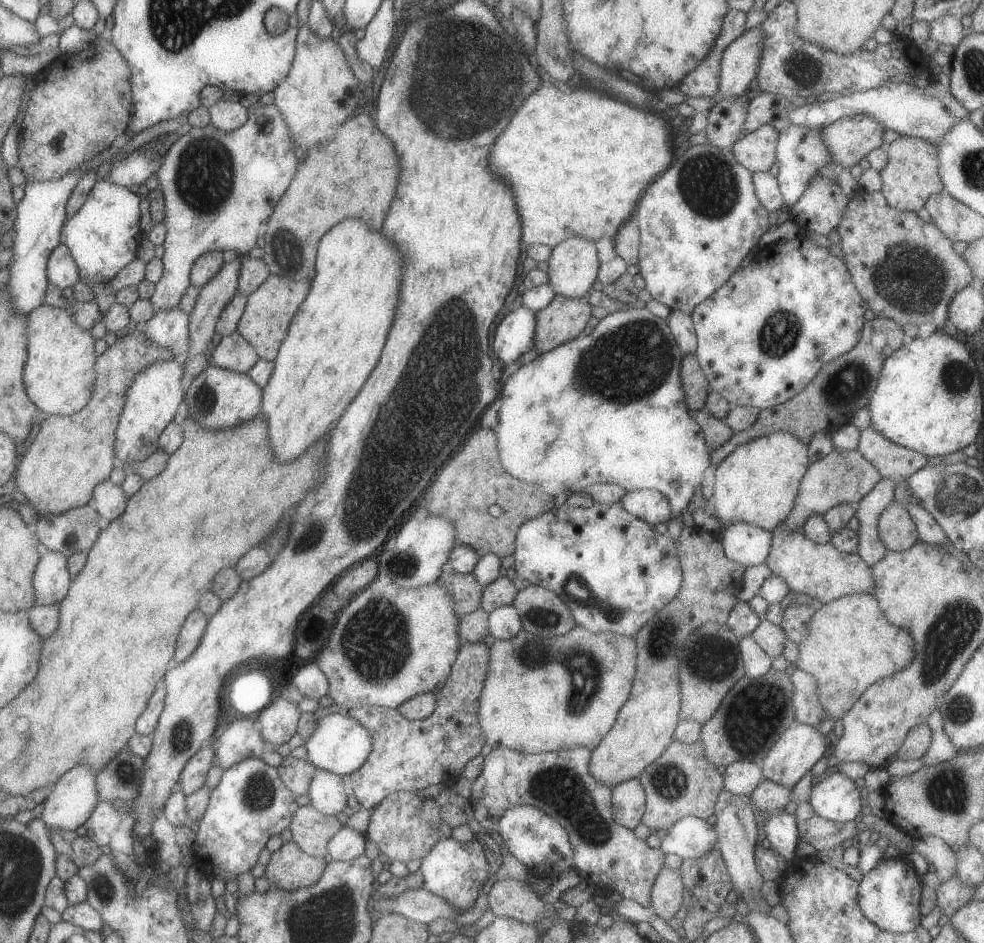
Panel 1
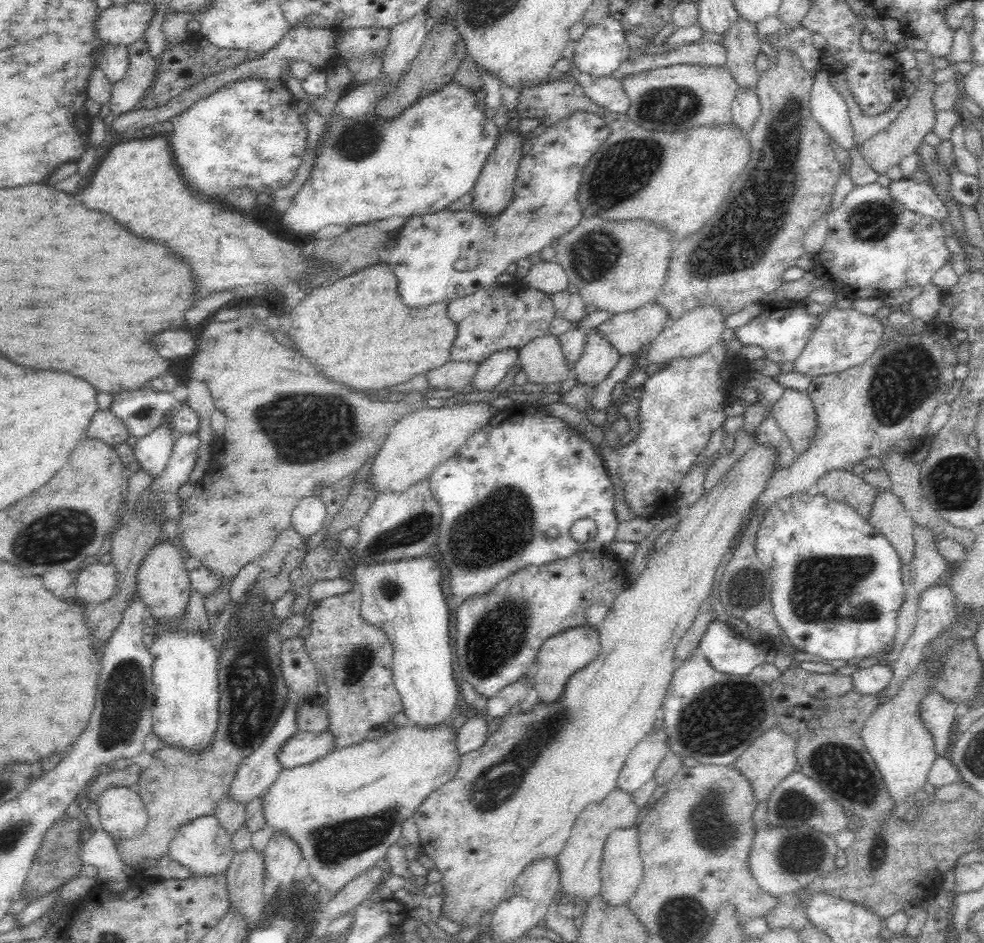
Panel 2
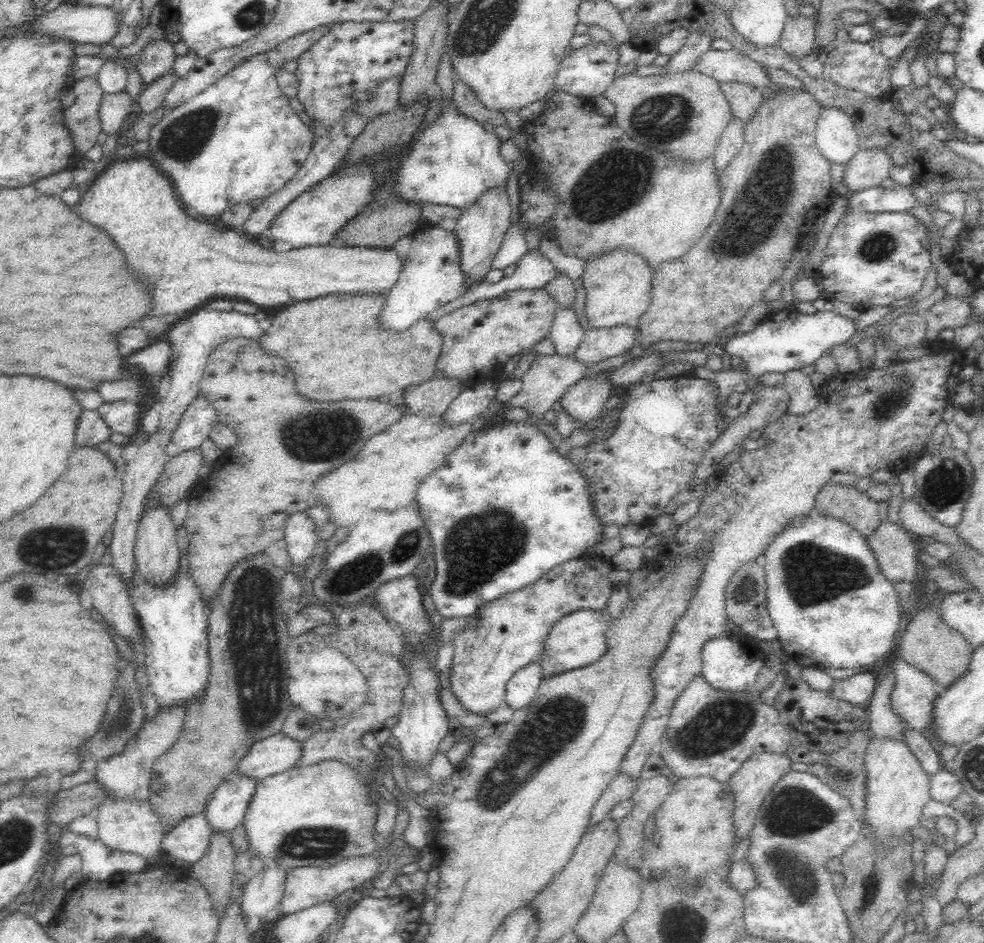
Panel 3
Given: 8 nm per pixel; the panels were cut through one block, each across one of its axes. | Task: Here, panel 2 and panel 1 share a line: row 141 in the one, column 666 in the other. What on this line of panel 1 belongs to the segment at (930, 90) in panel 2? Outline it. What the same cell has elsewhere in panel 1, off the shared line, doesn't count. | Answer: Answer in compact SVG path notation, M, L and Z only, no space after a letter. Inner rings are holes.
M664 866L651 891L651 910L666 923L675 919L683 904L681 874L681 870L672 871Z

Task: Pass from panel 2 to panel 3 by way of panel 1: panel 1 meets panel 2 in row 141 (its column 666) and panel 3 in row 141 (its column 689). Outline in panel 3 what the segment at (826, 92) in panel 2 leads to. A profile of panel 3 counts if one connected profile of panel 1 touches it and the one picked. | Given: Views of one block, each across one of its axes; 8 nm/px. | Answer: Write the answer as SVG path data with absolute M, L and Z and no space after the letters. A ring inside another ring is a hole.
M821 107L815 130L819 152L830 160L831 165L847 165L860 150L850 115L838 107Z

